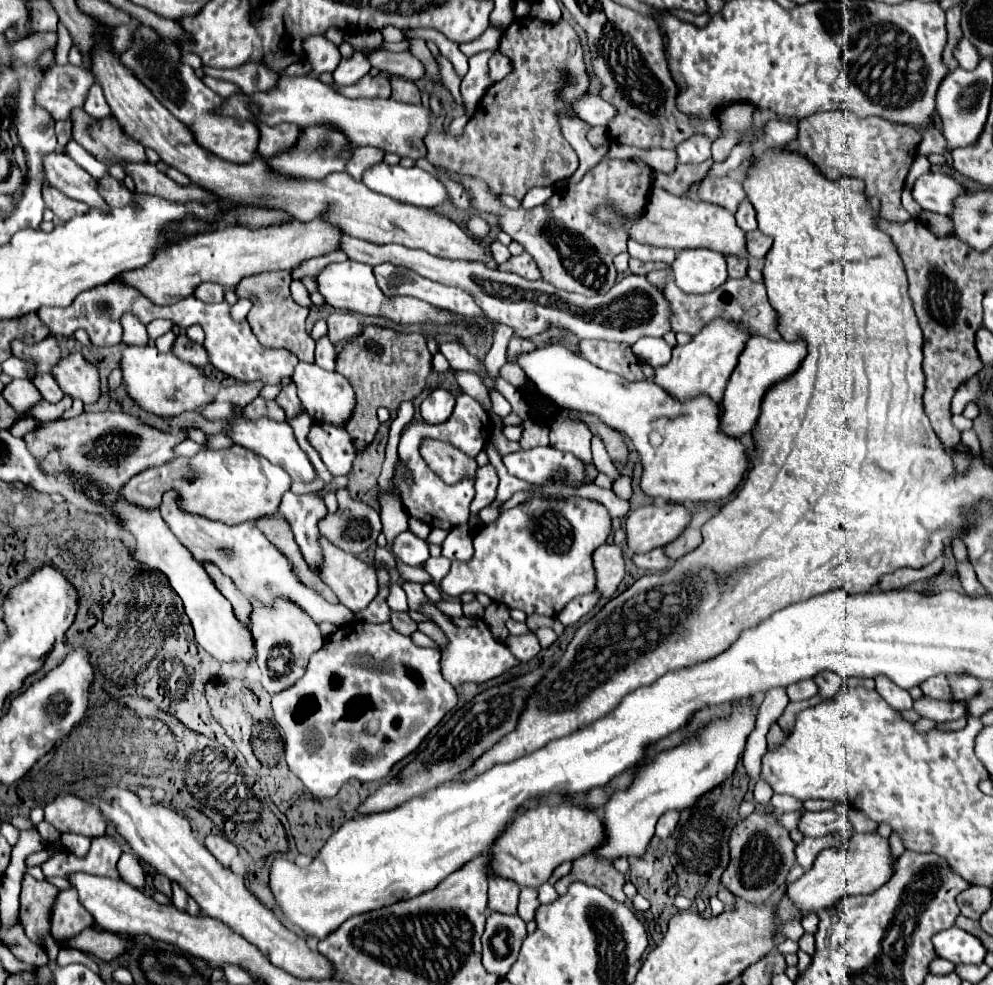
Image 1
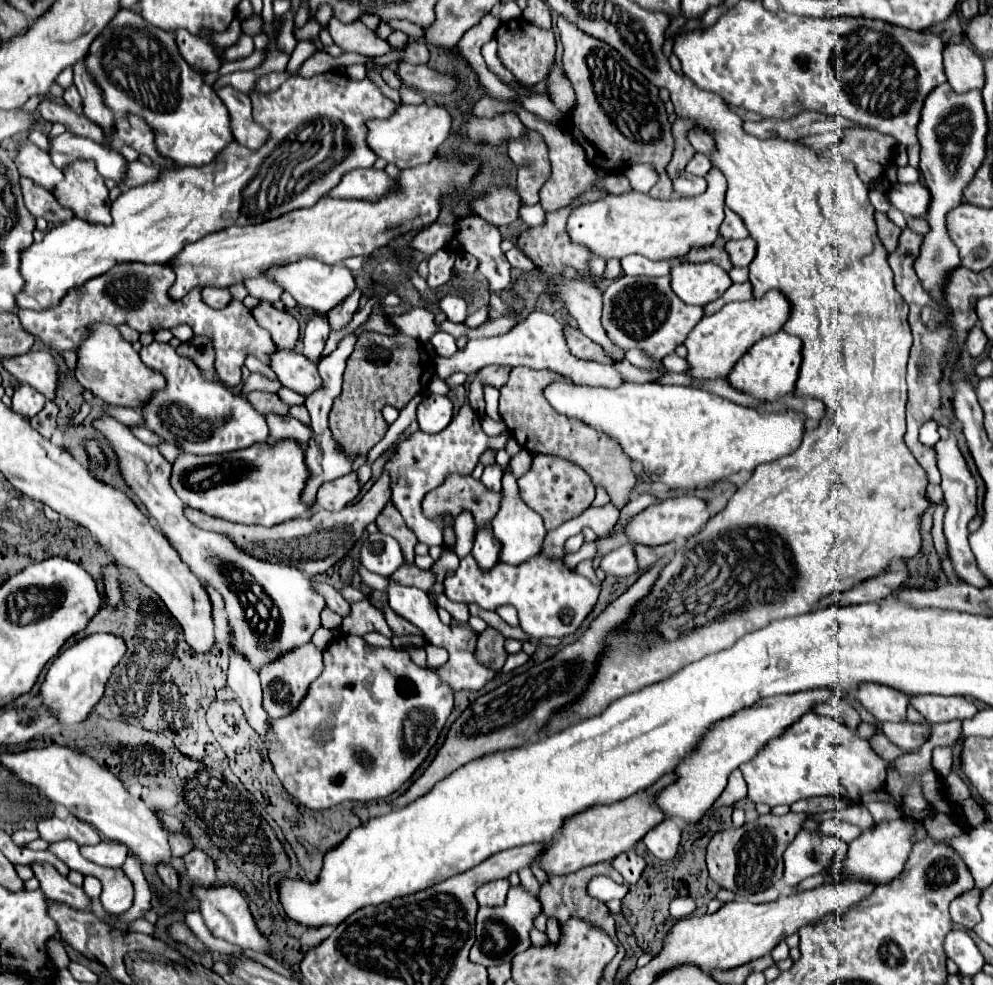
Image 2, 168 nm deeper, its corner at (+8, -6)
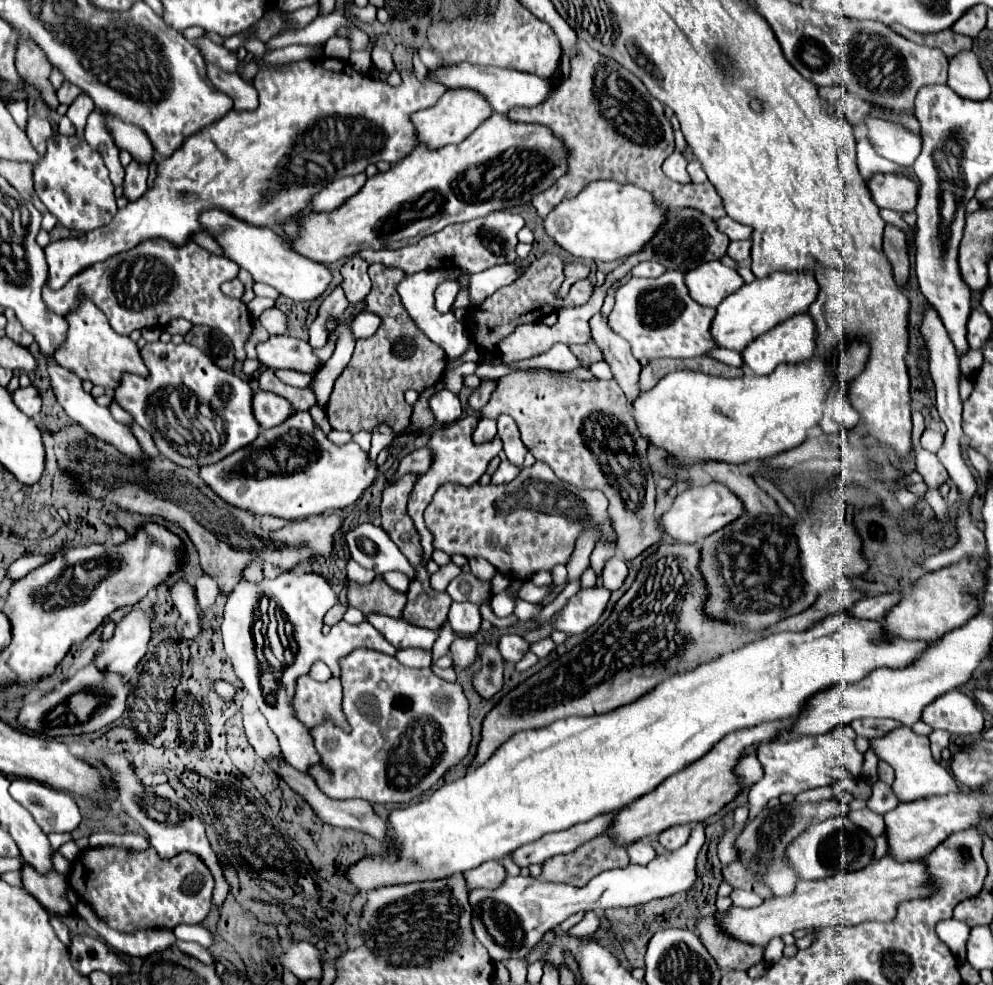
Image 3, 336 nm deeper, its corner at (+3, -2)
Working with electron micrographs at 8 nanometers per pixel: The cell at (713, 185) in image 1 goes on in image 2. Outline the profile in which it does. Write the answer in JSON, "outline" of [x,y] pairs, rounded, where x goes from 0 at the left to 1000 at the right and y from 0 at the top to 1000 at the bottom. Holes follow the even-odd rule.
{"outline":[[[685,175],[679,181],[679,193],[685,199],[703,199],[711,193],[711,183],[705,179],[697,179],[695,175]]]}

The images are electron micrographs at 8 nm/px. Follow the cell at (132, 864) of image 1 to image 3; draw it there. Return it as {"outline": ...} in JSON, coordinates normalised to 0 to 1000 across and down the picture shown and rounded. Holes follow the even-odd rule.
{"outline":[[[180,938],[174,942],[174,948],[182,954],[192,954],[192,956],[198,956],[206,962],[210,962],[215,958],[215,948],[204,942],[204,940],[186,940],[186,938]]]}

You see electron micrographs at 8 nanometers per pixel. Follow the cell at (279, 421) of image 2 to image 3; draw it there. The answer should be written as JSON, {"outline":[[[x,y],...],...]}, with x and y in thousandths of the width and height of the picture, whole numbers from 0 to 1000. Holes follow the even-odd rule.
{"outline":[[[265,396],[255,402],[255,418],[263,435],[277,435],[295,422],[295,414],[287,404]]]}

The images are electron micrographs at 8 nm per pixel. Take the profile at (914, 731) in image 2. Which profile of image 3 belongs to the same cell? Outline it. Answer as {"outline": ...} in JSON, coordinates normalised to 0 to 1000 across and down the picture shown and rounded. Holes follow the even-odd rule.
{"outline":[[[903,739],[897,741],[893,747],[877,751],[877,759],[881,765],[895,774],[901,780],[901,794],[899,794],[899,804],[905,810],[905,814],[919,814],[923,810],[940,808],[940,806],[958,806],[958,804],[968,804],[962,790],[940,772],[938,759],[936,759],[936,749],[921,745],[917,739]]]}

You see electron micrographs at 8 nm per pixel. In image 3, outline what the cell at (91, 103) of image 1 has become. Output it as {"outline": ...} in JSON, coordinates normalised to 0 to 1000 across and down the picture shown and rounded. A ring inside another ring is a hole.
{"outline":[[[63,83],[63,87],[57,91],[57,99],[61,106],[72,106],[80,95],[84,95],[84,91],[78,89],[76,85],[69,85],[69,83]]]}

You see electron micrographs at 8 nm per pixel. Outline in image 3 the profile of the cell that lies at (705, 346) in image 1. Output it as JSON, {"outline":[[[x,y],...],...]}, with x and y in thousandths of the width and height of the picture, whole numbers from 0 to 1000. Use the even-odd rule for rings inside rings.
{"outline":[[[778,276],[768,284],[758,284],[756,288],[750,288],[748,292],[732,301],[722,311],[722,319],[714,335],[716,343],[724,353],[746,357],[760,343],[778,335],[782,329],[791,327],[801,319],[813,317],[813,313],[821,307],[823,294],[825,290],[819,284],[817,276]]]}

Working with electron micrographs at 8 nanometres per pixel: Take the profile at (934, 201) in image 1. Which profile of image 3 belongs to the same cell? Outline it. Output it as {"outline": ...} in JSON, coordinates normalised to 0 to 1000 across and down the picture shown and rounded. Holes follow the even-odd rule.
{"outline":[[[881,177],[873,185],[877,199],[885,211],[901,215],[919,215],[925,203],[925,189],[921,183],[903,177]]]}

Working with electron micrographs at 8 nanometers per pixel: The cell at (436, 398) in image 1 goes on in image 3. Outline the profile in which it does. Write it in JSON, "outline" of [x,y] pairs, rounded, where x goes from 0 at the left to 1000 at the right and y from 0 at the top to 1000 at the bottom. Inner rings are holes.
{"outline":[[[442,396],[432,404],[432,414],[438,422],[438,428],[442,430],[454,430],[464,422],[464,408],[462,402],[456,400],[454,396]]]}

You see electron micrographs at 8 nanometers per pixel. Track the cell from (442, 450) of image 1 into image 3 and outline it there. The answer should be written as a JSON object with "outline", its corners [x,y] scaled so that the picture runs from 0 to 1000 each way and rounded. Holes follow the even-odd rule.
{"outline":[[[539,469],[533,475],[525,475],[523,483],[513,491],[446,491],[432,514],[428,516],[428,532],[436,540],[436,554],[450,562],[466,562],[466,564],[484,564],[492,569],[501,579],[511,583],[513,587],[533,587],[541,579],[555,579],[561,573],[571,573],[573,562],[579,556],[581,544],[593,536],[593,532],[607,532],[605,544],[619,546],[615,536],[615,528],[611,524],[611,506],[603,497],[585,497],[575,491],[563,487],[557,477],[549,469]]]}

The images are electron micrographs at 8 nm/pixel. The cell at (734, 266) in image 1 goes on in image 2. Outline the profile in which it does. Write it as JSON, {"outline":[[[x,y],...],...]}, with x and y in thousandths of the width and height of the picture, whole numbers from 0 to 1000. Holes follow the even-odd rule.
{"outline":[[[715,248],[713,252],[697,252],[697,256],[693,256],[693,260],[687,260],[685,264],[687,266],[719,266],[727,270],[731,276],[735,276],[737,272],[733,256],[729,258],[729,252],[723,248]]]}

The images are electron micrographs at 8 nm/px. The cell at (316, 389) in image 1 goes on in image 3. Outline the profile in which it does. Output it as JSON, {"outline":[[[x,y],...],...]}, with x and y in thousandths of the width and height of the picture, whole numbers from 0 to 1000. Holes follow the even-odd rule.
{"outline":[[[289,339],[271,341],[269,347],[259,349],[259,363],[269,374],[289,374],[305,380],[319,378],[323,372],[323,365],[307,345]]]}

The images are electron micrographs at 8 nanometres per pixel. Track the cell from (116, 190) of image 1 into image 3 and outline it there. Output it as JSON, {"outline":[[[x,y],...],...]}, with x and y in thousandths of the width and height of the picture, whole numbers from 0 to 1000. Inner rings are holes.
{"outline":[[[57,136],[47,146],[47,156],[41,160],[41,166],[35,166],[35,195],[39,203],[49,211],[59,225],[76,236],[98,234],[114,221],[118,215],[116,190],[110,173],[102,166],[102,158],[80,138]],[[82,144],[82,146],[74,146]]]}

